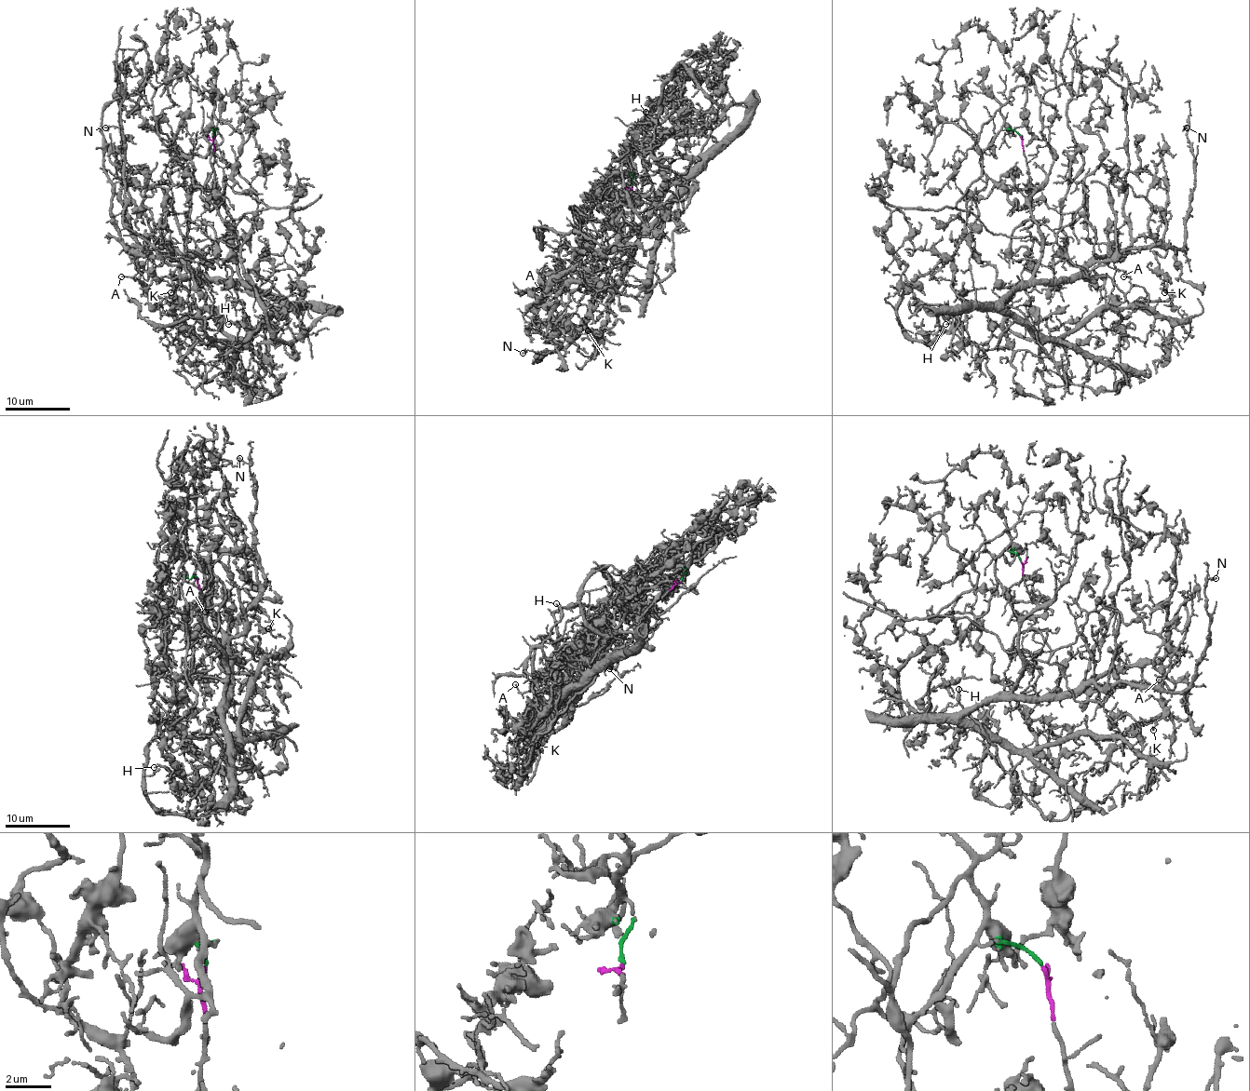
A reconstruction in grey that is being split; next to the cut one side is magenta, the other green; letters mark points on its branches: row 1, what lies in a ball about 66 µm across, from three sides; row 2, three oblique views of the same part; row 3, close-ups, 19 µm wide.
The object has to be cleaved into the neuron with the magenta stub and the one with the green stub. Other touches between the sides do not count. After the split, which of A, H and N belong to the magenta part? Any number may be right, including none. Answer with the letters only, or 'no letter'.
A, H, N

